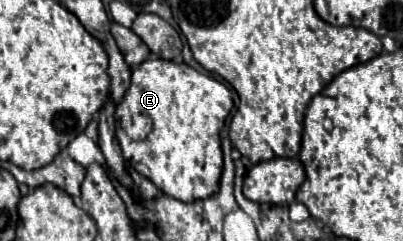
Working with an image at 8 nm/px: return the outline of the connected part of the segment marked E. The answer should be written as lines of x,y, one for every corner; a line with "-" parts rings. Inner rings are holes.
149,58
131,74
131,86
115,110
117,140
125,160
163,194
181,202
219,192
223,152
219,132
233,108
231,90
187,64

